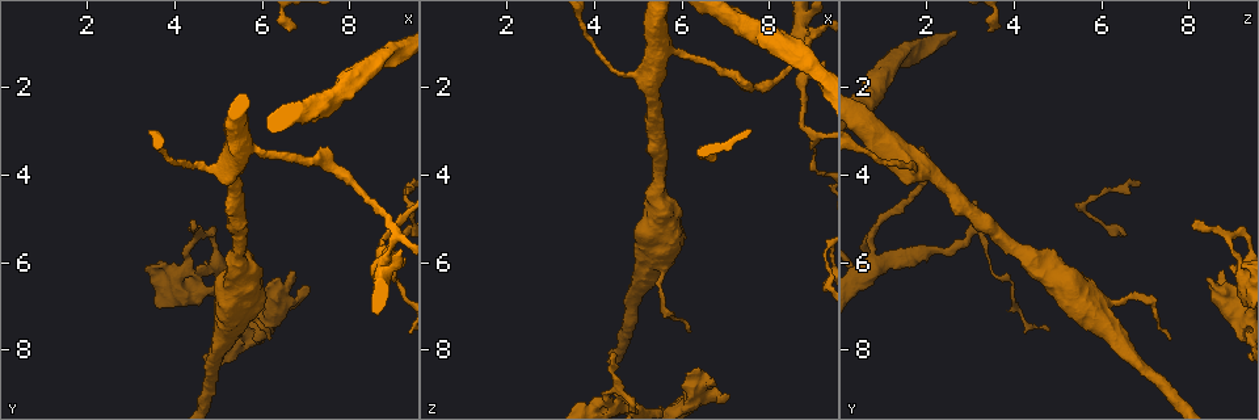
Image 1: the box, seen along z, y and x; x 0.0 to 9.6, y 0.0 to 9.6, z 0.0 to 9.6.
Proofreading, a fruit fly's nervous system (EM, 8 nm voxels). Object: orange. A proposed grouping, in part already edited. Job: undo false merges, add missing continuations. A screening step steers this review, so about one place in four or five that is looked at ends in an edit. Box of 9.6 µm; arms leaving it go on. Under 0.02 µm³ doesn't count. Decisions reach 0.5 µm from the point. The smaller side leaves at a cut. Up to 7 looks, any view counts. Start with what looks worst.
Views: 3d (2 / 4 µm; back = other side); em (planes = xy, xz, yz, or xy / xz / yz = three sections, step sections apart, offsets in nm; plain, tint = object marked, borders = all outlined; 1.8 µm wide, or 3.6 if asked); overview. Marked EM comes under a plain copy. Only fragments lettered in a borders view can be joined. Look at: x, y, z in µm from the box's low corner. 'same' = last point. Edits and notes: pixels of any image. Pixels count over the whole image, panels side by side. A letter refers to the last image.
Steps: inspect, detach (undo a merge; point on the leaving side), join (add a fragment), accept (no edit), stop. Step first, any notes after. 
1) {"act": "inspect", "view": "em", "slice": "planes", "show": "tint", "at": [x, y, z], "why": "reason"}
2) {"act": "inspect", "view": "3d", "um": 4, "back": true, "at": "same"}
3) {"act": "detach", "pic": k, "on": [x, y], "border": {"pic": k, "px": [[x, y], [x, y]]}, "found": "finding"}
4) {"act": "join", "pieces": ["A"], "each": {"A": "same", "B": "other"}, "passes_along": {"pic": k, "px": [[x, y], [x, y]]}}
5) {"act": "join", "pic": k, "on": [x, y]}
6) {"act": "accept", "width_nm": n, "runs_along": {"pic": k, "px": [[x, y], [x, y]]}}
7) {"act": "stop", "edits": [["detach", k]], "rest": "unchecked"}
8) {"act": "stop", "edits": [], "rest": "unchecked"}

{"act": "inspect", "view": "em", "slice": "xz", "step": 8, "show": "tint", "at": [4.45, 5.50, 8.95], "why": "thick turns thin"}

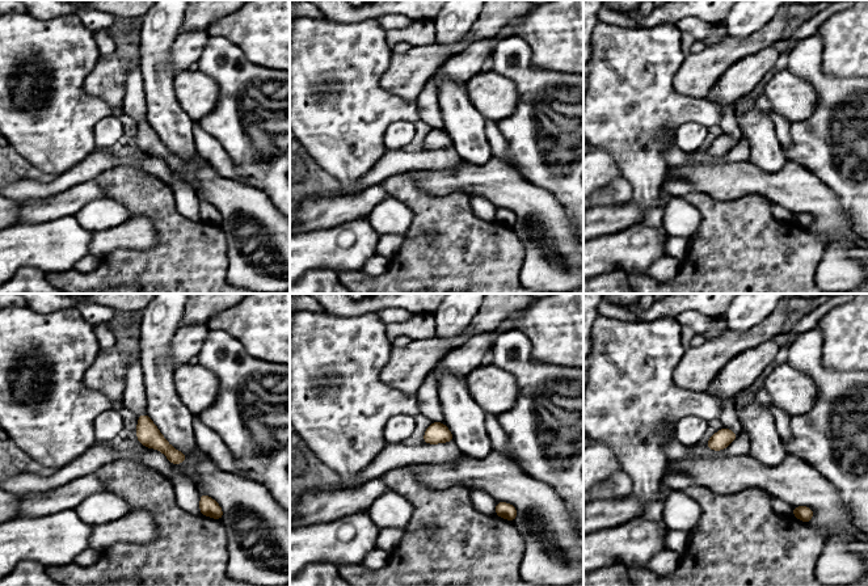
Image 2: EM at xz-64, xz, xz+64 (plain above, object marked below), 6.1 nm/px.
{"act": "inspect", "view": "em", "slice": "planes", "show": "borders", "at": "same", "why": "another direction"}

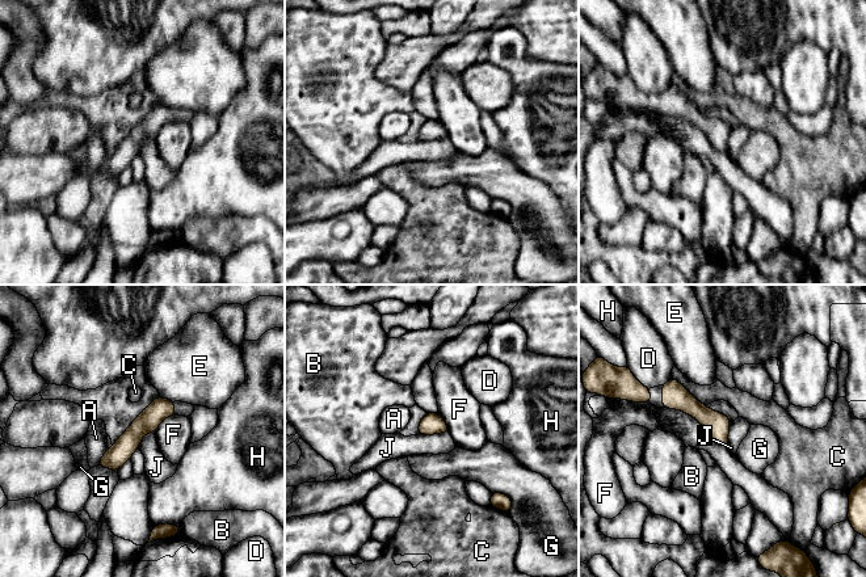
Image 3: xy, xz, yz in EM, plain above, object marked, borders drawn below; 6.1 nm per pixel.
{"act": "accept", "each": {"A": "other", "B": "other", "C": "other", "D": "other", "E": "other", "F": "other", "G": "other", "H": "other", "J": "other"}, "found": "continuous, no second neuron"}

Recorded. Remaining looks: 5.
{"act": "inspect", "view": "3d", "um": 4, "at": [7.10, 6.55, 9.00], "why": "free end"}

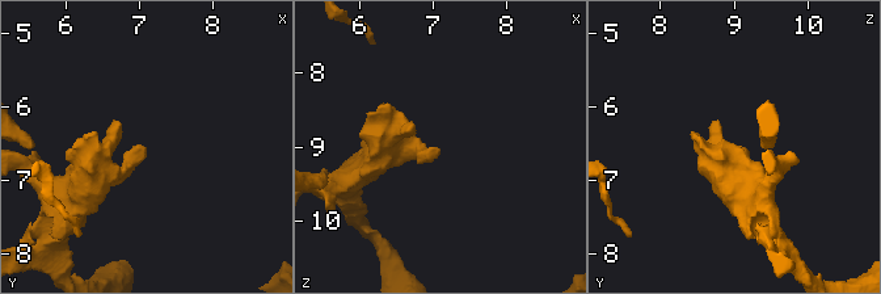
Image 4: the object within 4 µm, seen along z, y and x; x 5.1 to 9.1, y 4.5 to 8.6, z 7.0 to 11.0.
{"act": "inspect", "view": "em", "slice": "xz", "step": 16, "show": "tint", "at": [7.05, 6.55, 9.05]}

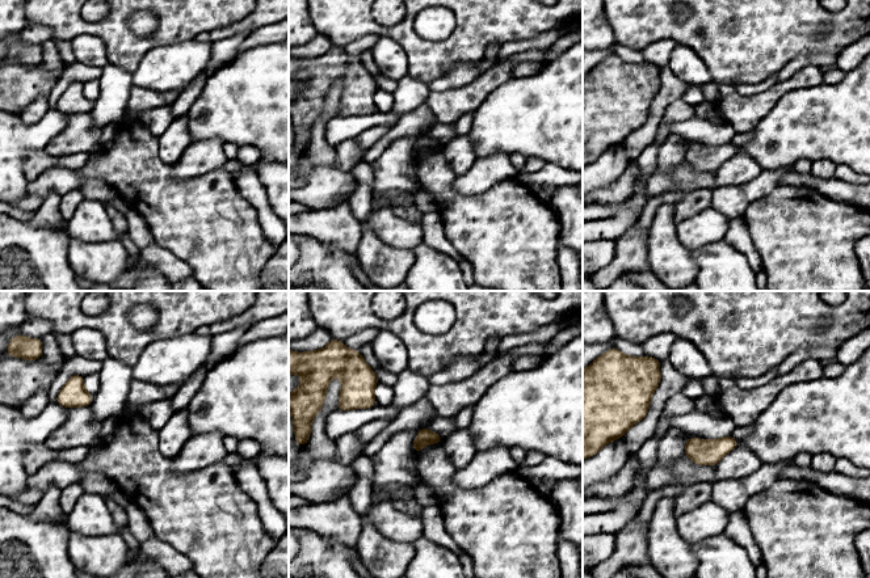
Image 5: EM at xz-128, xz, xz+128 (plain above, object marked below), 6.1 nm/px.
{"act": "inspect", "view": "em", "slice": "planes", "show": "borders", "at": "same"}

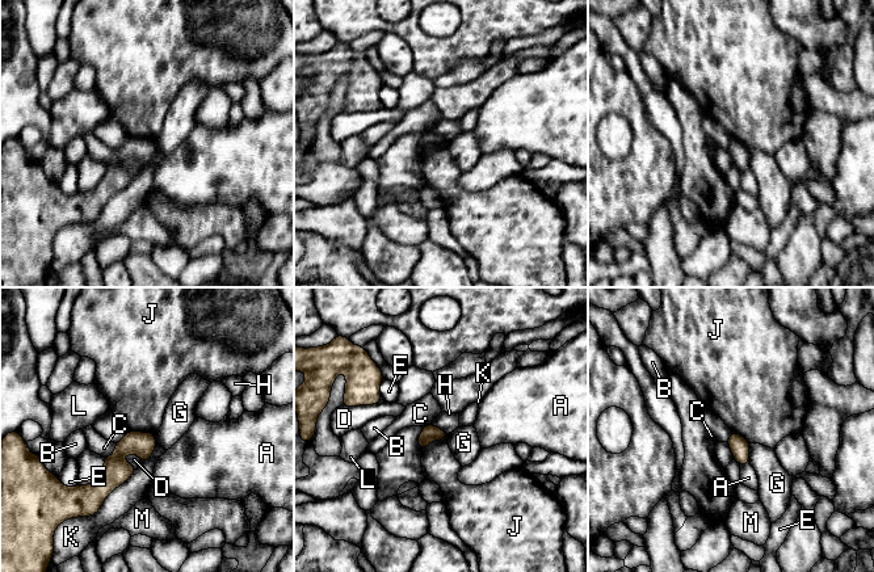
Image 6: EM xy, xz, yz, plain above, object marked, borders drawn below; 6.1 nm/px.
{"act": "accept", "longest_contact_nm": ["K", 550], "each": {"A": "other", "B": "other", "C": "other", "D": "other", "E": "other", "G": "other", "H": "other", "J": "other", "K": "other", "L": "other", "M": "other"}, "found": "none of them fits"}

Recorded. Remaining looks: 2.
{"act": "stop", "edits": [], "rest": "unchecked"}

